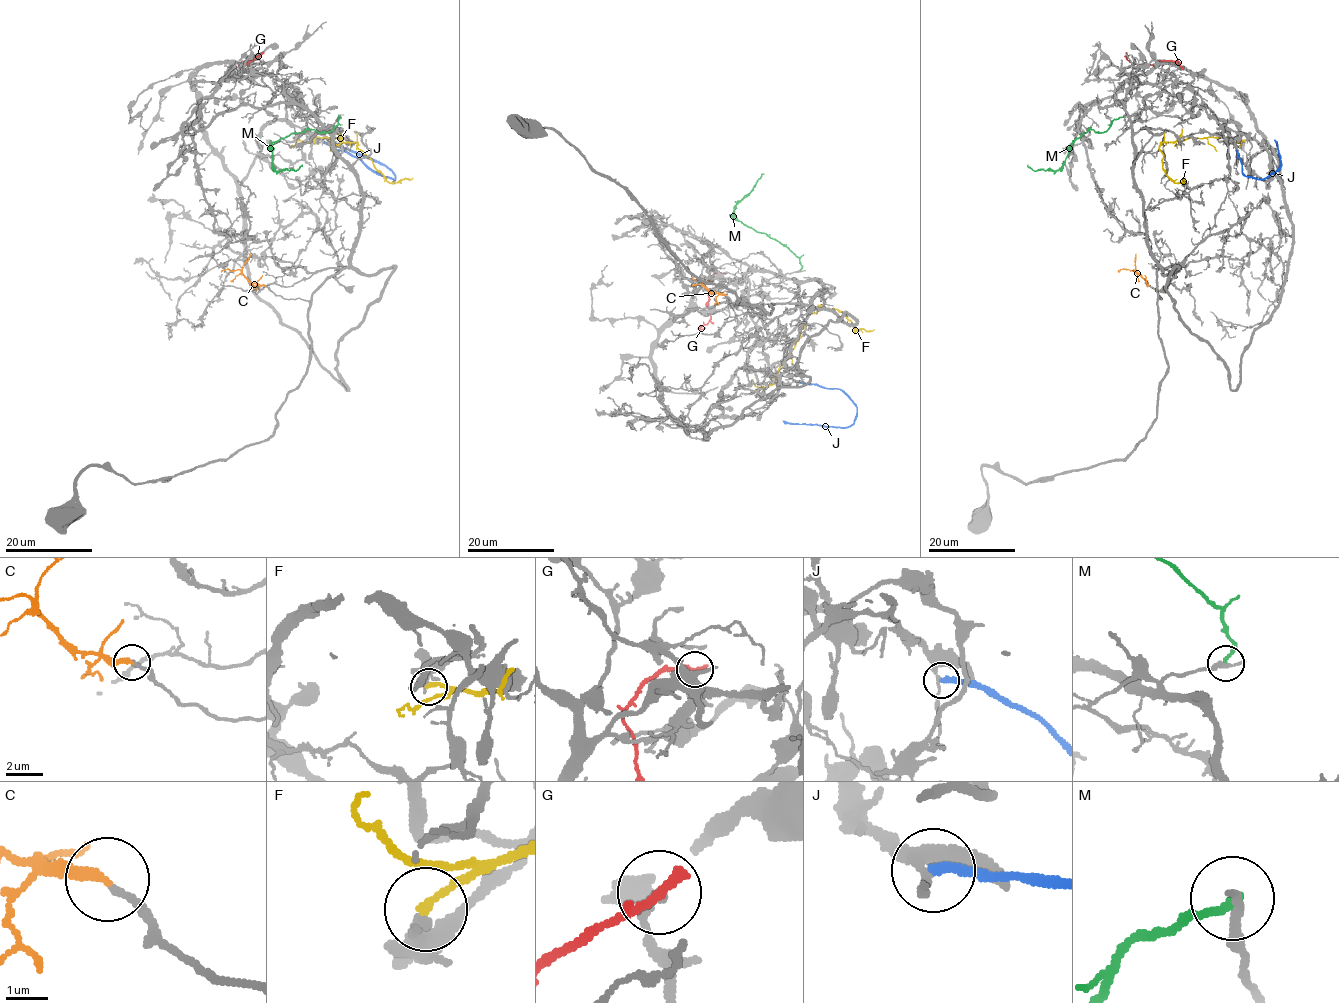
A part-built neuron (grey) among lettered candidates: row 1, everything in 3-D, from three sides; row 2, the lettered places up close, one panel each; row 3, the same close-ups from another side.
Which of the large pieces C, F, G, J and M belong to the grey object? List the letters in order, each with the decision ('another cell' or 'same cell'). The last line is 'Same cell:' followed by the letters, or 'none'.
C: same cell
F: another cell
G: another cell
J: another cell
M: another cell
Same cell: C

